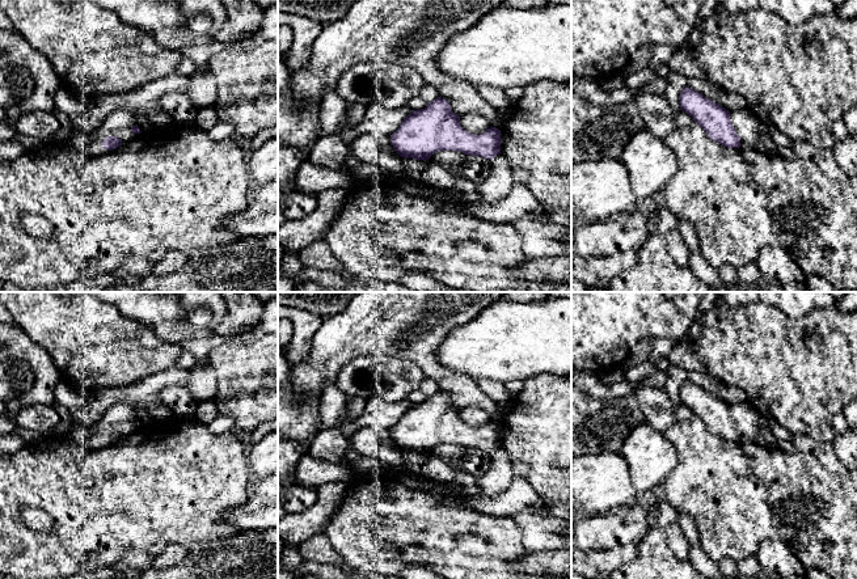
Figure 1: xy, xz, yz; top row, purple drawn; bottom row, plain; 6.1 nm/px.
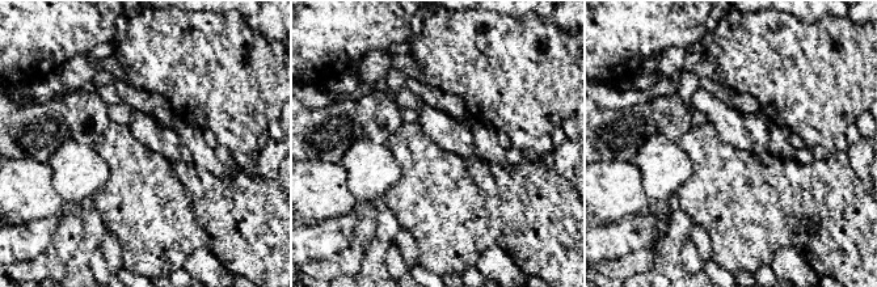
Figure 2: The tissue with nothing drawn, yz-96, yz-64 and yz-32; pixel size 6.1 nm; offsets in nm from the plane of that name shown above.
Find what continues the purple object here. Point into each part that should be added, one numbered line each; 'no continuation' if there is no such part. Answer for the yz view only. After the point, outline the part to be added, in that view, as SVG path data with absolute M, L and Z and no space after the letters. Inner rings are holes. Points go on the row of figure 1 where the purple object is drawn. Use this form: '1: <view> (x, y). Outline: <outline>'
1: yz (746, 125). Outline: M746 107L738 111L730 111L730 121L740 139L740 149L756 148L759 139L759 119Z

